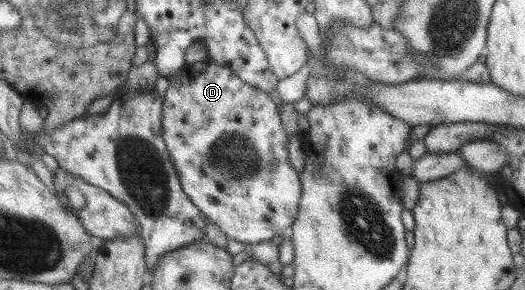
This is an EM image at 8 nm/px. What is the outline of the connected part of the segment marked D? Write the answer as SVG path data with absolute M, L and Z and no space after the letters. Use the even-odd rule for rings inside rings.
M209 59L200 62L187 64L182 71L177 71L174 75L168 76L169 86L162 97L161 103L161 132L165 148L168 150L173 166L177 171L181 189L188 197L189 201L208 219L208 222L216 225L227 239L238 241L250 246L269 241L275 235L283 236L287 233L297 215L298 203L301 195L301 184L298 172L292 168L288 162L288 152L286 150L287 132L282 125L279 116L279 107L272 102L268 93L260 91L244 83L237 75L234 75L228 67L216 65Z

